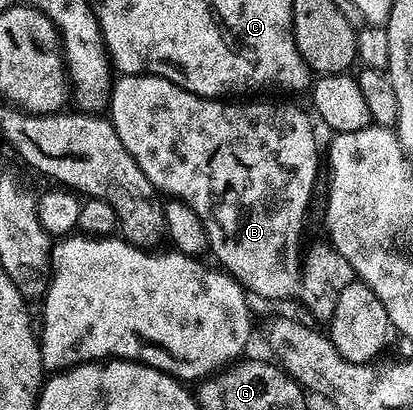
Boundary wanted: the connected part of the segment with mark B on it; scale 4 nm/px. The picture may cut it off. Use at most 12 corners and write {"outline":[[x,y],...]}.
{"outline":[[111,83],[154,189],[246,292],[328,324],[355,282],[301,263],[317,135],[293,103]]}

